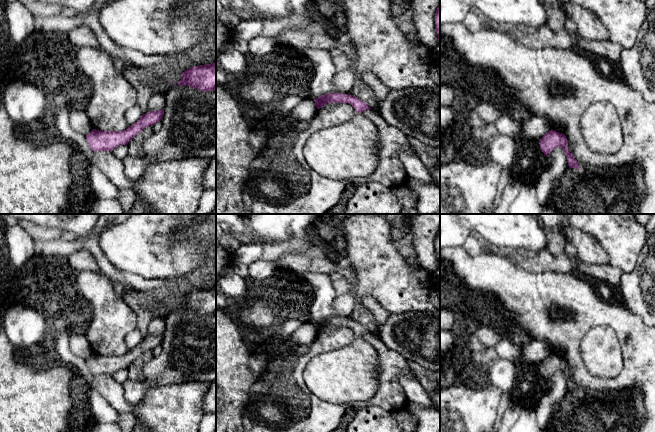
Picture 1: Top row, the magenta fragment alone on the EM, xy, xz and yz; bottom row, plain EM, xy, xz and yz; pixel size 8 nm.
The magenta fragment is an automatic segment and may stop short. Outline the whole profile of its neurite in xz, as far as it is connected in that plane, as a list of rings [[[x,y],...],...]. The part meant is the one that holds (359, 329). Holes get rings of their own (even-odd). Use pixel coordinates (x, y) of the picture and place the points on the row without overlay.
[[[328,317],[313,324],[315,325],[317,333],[324,331],[327,327],[331,326],[348,327],[352,329],[358,337],[371,333],[364,325],[358,323],[356,320],[342,317]]]

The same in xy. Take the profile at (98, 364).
[[[164,333],[150,335],[143,338],[140,343],[124,355],[101,355],[93,353],[86,363],[89,371],[94,375],[112,375],[119,369],[127,369],[145,351],[153,350],[162,344]]]

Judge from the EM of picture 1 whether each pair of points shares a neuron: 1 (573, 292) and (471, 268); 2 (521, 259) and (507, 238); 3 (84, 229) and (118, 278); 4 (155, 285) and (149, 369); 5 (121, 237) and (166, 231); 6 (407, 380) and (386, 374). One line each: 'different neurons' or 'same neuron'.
1: same neuron
2: different neurons
3: different neurons
4: different neurons
5: same neuron
6: different neurons

